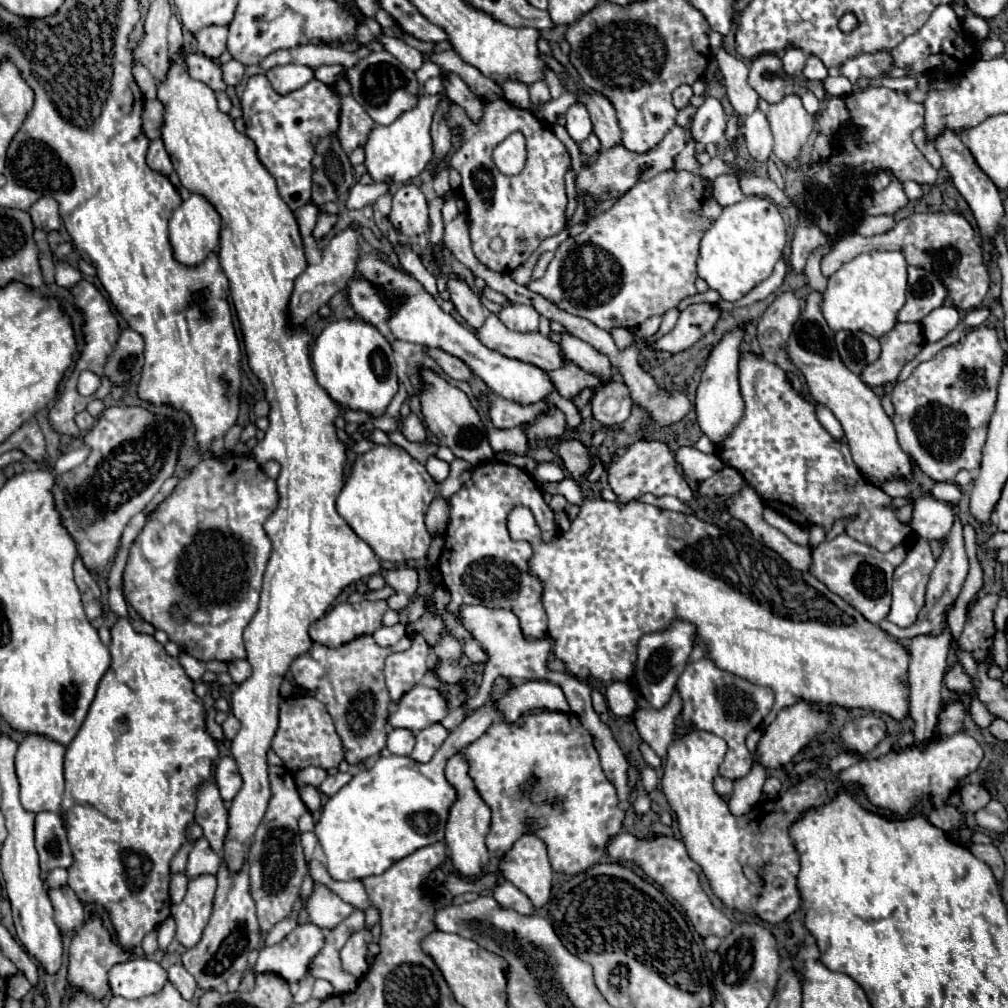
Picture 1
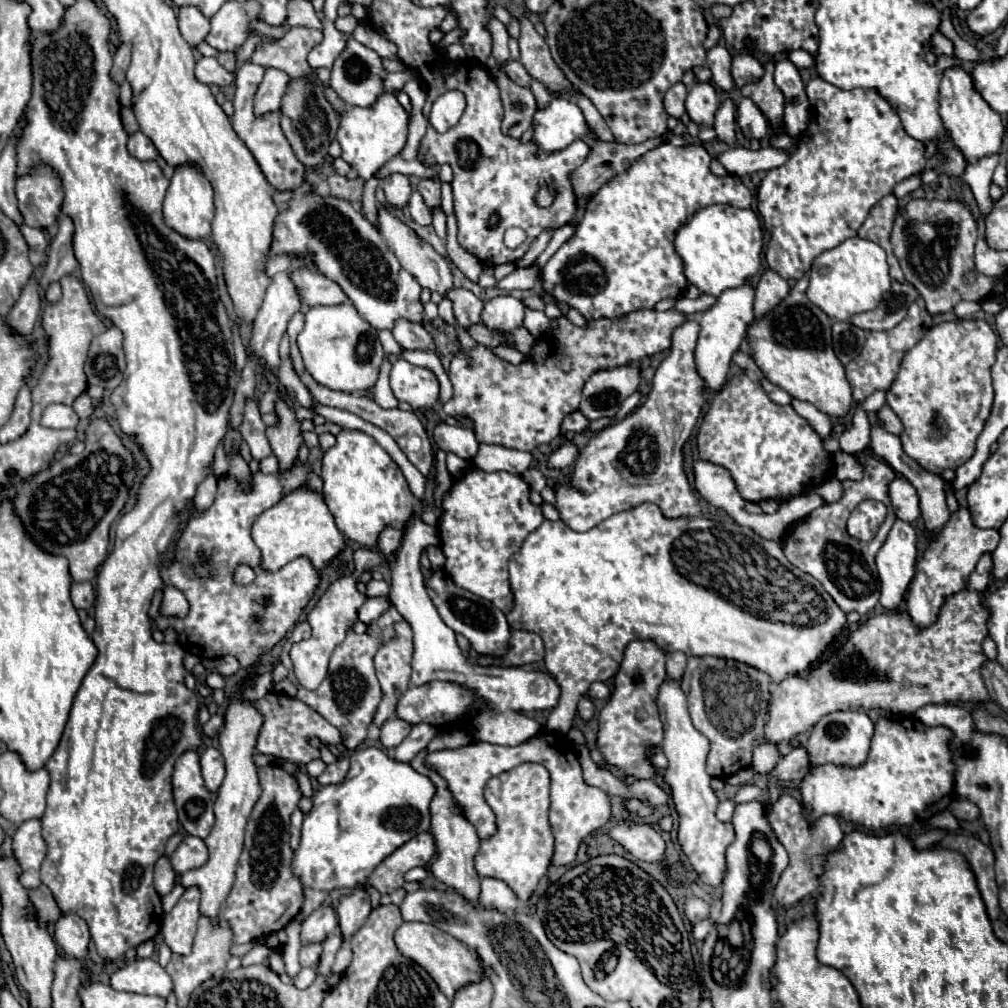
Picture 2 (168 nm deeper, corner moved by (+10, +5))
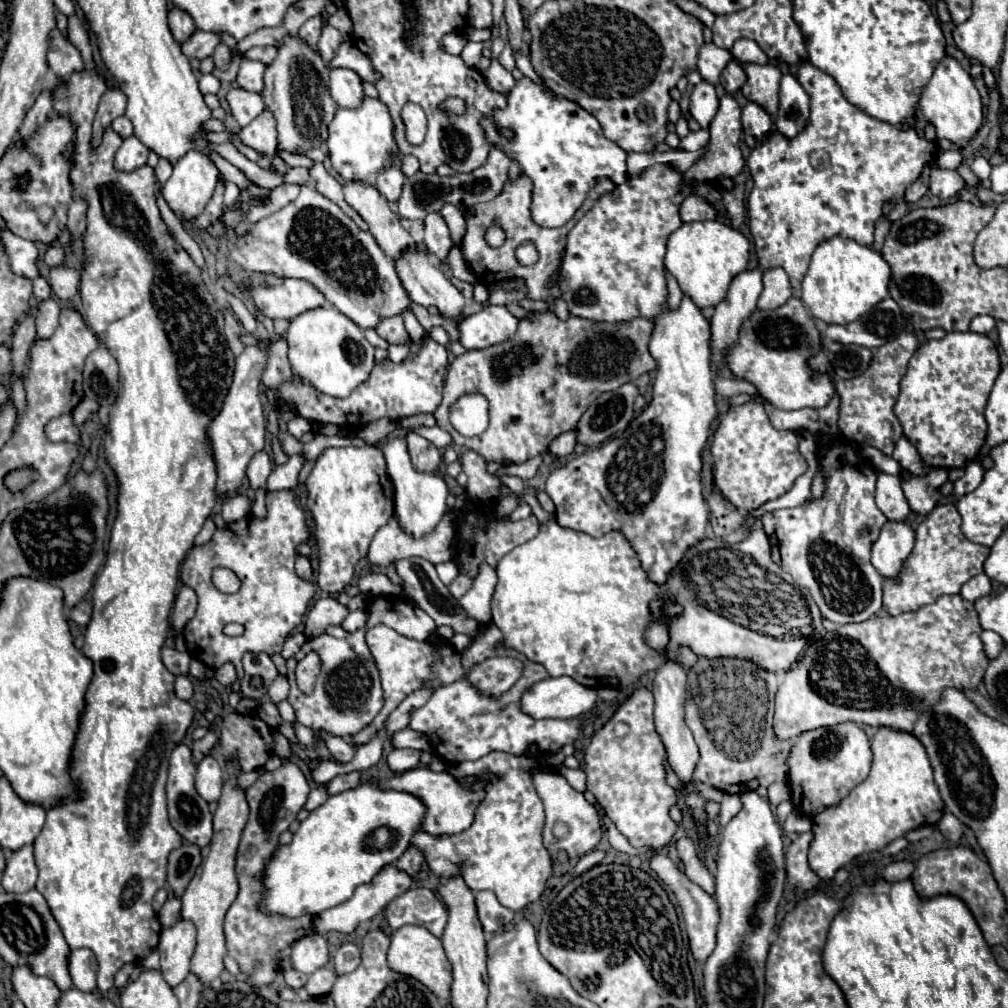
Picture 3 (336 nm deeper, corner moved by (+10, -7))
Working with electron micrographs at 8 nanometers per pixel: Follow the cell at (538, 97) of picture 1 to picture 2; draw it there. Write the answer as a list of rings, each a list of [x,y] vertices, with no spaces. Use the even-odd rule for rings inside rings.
[[[510,60],[506,66],[504,66],[504,70],[508,70],[508,76],[518,84],[518,86],[524,86],[524,88],[530,88],[530,74],[526,72],[526,68],[520,64],[520,62],[516,62],[516,60]]]

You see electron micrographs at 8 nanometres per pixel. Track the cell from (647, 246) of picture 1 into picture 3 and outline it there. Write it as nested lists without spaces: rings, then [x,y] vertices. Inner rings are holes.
[[[654,164],[644,170],[638,178],[628,178],[626,184],[616,186],[614,196],[606,196],[606,200],[598,200],[598,204],[586,212],[576,226],[566,236],[566,254],[562,258],[562,298],[568,304],[572,316],[598,320],[598,322],[626,322],[632,318],[654,318],[658,312],[666,308],[668,288],[664,278],[664,254],[668,236],[682,226],[678,216],[678,204],[690,194],[698,192],[704,196],[718,212],[728,212],[732,226],[740,228],[744,222],[744,185],[736,185],[732,192],[722,192],[716,184],[692,184],[684,186],[682,174],[672,170],[666,164]]]

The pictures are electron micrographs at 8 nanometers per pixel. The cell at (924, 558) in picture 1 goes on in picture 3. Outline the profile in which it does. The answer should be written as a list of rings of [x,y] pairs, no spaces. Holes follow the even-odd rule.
[[[888,520],[878,540],[872,544],[872,564],[882,576],[894,576],[902,568],[902,560],[910,556],[914,548],[914,530],[908,522]]]

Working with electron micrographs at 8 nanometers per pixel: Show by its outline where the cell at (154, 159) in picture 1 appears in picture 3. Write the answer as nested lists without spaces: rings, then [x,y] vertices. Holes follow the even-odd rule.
[[[128,136],[114,156],[114,168],[120,172],[134,172],[146,164],[148,152],[150,150],[136,136]]]

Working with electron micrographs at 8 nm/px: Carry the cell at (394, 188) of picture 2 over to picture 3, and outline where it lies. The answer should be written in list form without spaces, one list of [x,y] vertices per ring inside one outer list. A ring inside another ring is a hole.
[[[384,166],[376,180],[374,180],[378,192],[390,200],[390,202],[396,202],[398,200],[398,192],[402,192],[402,184],[404,184],[404,174],[400,170],[400,166]]]

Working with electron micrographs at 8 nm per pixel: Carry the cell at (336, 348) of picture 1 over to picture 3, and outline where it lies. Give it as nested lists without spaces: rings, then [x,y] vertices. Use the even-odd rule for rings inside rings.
[[[330,304],[306,310],[292,318],[284,340],[288,342],[288,360],[294,372],[308,380],[316,390],[334,398],[348,396],[366,380],[366,376],[370,376],[370,368],[374,368],[374,346],[348,316]]]

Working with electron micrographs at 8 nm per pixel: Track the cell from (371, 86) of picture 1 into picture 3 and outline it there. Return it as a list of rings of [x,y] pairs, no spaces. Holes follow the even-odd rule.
[[[332,68],[328,88],[340,108],[358,108],[364,98],[360,76],[348,68]]]

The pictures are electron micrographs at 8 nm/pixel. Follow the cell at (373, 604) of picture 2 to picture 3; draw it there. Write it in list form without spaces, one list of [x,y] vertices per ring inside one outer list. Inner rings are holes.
[[[352,610],[344,620],[342,620],[342,628],[346,632],[354,632],[358,628],[362,628],[362,624],[366,624],[366,612],[364,610]]]

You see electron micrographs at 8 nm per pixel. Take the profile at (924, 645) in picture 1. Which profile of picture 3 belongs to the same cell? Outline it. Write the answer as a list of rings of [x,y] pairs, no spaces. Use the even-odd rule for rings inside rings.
[[[938,504],[916,528],[916,544],[896,578],[884,578],[882,610],[896,616],[932,604],[942,594],[958,594],[962,584],[984,572],[988,546],[970,542],[960,530],[960,514],[954,504]]]

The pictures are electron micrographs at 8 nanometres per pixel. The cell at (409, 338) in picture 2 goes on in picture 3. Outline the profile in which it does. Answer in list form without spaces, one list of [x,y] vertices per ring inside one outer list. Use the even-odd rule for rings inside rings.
[[[402,316],[382,318],[382,320],[378,322],[378,326],[376,326],[376,332],[378,332],[384,340],[388,340],[388,342],[392,342],[392,344],[402,344],[402,342],[408,342],[408,340],[410,340],[410,336],[408,336],[408,332],[406,332],[406,328],[404,328],[404,322],[402,322]]]

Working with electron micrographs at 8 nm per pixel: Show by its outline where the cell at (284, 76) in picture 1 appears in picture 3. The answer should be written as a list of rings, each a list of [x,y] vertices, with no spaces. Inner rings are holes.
[[[266,110],[266,116],[258,116],[258,120],[242,128],[238,138],[242,144],[254,148],[256,152],[274,156],[278,146],[276,146],[276,124],[274,116],[270,116],[270,110]]]

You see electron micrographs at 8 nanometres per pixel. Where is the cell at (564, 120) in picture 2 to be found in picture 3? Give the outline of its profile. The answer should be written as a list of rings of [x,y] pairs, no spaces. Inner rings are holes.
[[[526,76],[506,94],[506,106],[484,116],[480,126],[486,140],[510,160],[516,160],[522,174],[532,180],[532,218],[544,228],[564,226],[582,206],[598,178],[610,178],[616,186],[628,180],[628,152],[604,136],[600,122],[576,102],[548,92],[544,84],[536,84]],[[502,130],[512,130],[514,136],[504,138]]]

